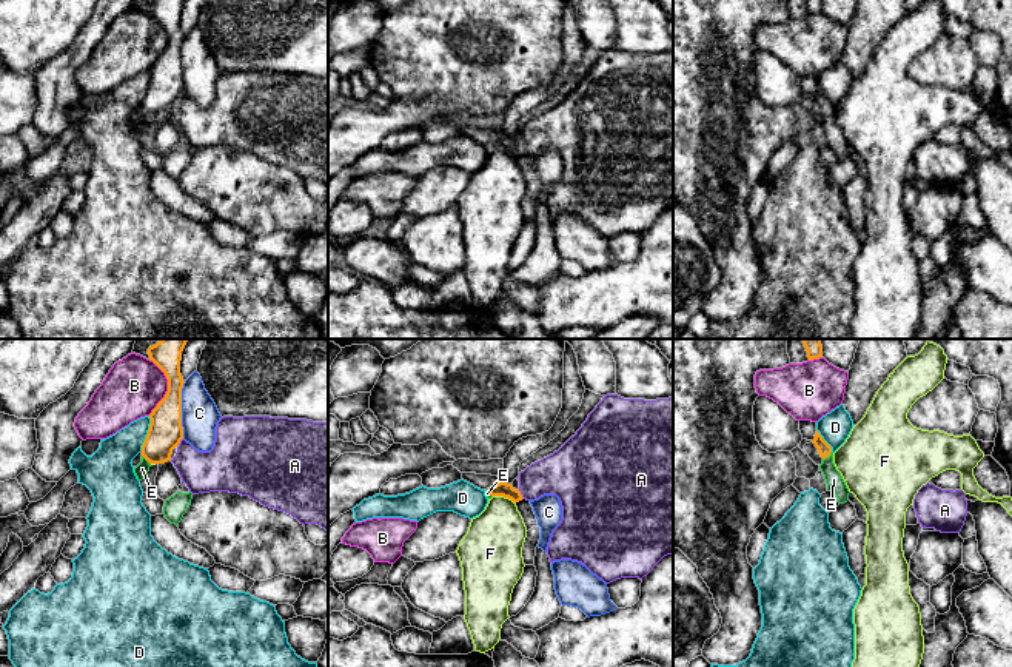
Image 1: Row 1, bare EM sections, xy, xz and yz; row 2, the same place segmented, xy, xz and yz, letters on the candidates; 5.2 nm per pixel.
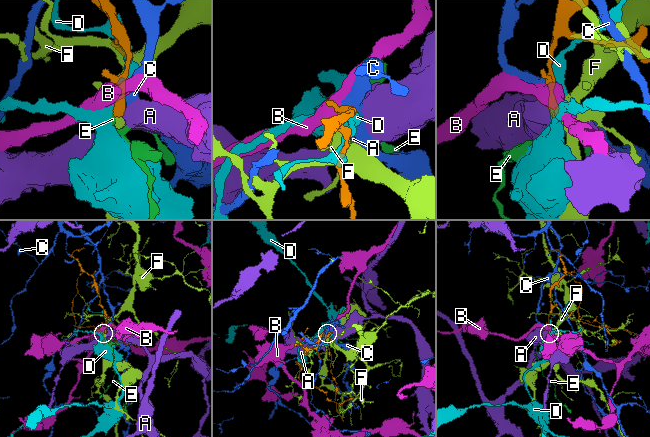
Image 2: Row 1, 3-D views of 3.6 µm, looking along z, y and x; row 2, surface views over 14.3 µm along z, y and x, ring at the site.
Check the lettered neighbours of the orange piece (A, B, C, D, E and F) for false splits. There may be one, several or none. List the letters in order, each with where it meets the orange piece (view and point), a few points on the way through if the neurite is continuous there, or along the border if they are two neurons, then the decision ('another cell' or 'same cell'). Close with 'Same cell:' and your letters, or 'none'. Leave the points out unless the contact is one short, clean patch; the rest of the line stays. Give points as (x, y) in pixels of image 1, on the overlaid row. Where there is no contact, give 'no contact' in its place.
A: meets orange in xy at (179, 442); border along xy (182, 438), (177, 447); another cell
B: meets orange in xy at (168, 387); border along xy (151, 359), (167, 379), (167, 393), (148, 415); another cell
C: meets orange in xy at (180, 410); another cell
D: meets orange in xy at (148, 433); another cell
E: meets orange in yz at (827, 456); runs through yz (824, 449), (827, 456), (827, 469), (834, 479); same cell
F: meets orange in xz at (504, 496); another cell
Same cell: E

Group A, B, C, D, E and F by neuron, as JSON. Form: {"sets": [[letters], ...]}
{"sets": [["A"], ["B"], ["C"], ["D"], ["E"], ["F"]]}

